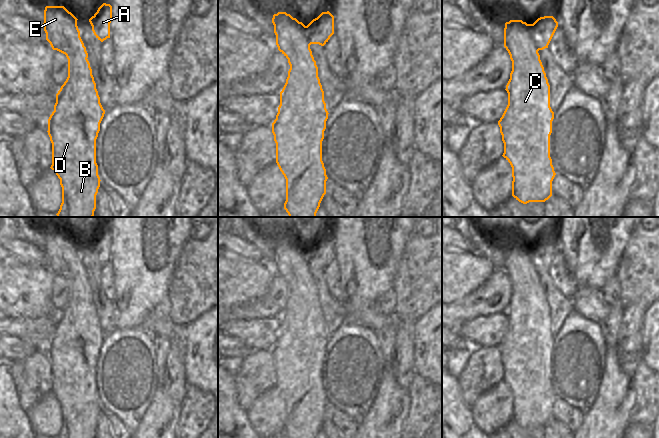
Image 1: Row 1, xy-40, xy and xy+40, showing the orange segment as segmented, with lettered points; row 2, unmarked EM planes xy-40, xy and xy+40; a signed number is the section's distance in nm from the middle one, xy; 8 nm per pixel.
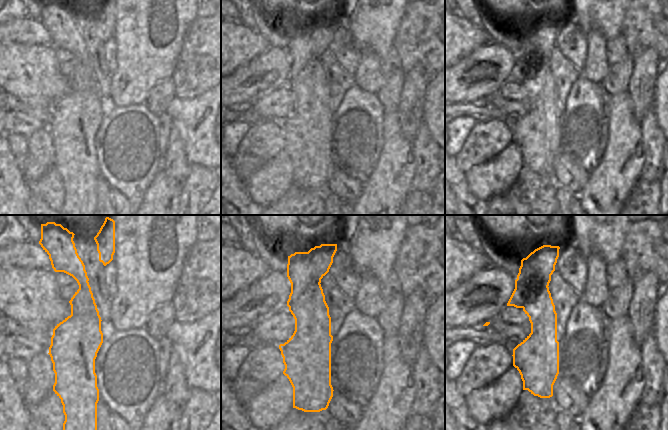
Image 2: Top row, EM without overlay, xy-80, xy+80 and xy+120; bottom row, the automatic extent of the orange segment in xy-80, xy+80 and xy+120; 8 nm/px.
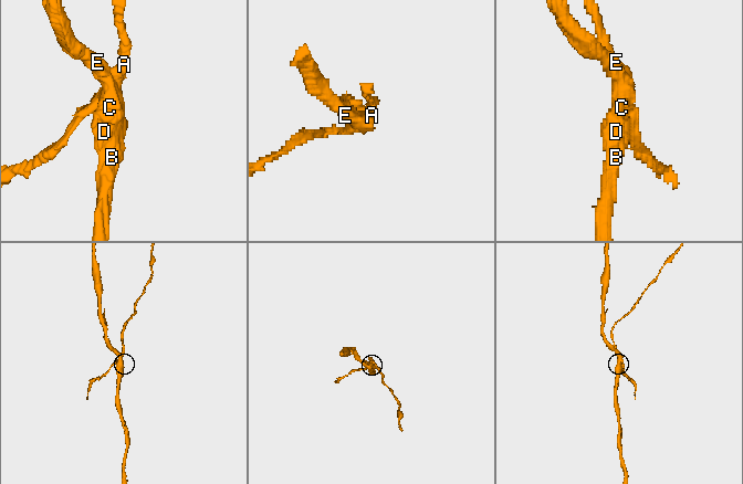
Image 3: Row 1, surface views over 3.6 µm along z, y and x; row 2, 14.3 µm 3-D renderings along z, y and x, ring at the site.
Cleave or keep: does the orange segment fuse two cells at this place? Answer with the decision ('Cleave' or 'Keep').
Cleave.

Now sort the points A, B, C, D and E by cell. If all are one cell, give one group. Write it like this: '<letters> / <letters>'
A / B C D E

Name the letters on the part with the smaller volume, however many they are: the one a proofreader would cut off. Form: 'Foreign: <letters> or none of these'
Foreign: A

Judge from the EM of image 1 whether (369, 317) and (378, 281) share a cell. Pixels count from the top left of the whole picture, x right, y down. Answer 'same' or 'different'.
different

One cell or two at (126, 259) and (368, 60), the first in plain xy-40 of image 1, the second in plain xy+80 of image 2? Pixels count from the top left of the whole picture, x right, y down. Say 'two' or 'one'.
two

